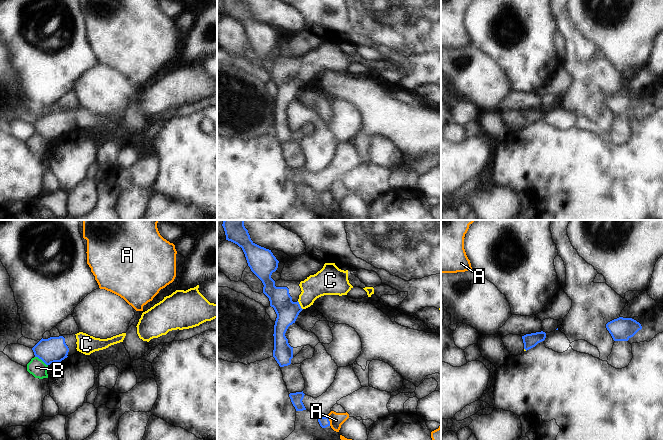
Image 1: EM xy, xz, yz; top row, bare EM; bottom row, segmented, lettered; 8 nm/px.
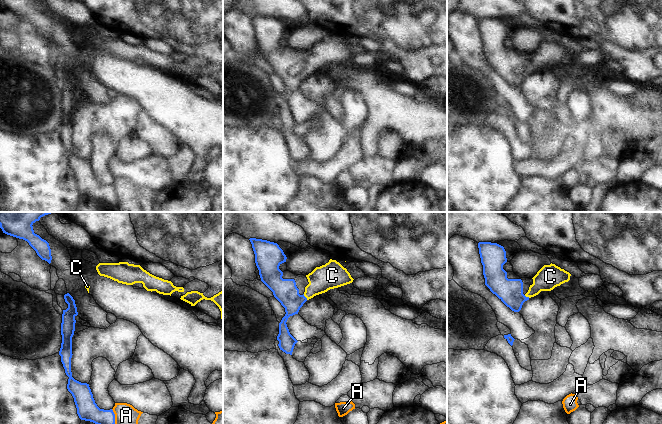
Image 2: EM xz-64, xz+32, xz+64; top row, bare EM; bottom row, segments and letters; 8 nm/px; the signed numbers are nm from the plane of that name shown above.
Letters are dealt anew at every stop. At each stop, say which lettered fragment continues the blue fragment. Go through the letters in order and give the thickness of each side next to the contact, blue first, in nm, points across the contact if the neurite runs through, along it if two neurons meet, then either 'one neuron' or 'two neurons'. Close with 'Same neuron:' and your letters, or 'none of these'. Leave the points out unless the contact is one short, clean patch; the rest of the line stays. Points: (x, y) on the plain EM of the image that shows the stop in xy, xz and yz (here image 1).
A: 90 nm thick on the blue side, 110 nm on the other; border along xz (327, 192), (330, 201); two neurons
B: 200 nm thick on the blue side, 140 nm on the other; border along xy (35, 132), (47, 141); two neurons
C: 180 nm thick on the blue side, 190 nm on the other; runs through xz (287, 87), (299, 81), (320, 60); one neuron
Same neuron: C

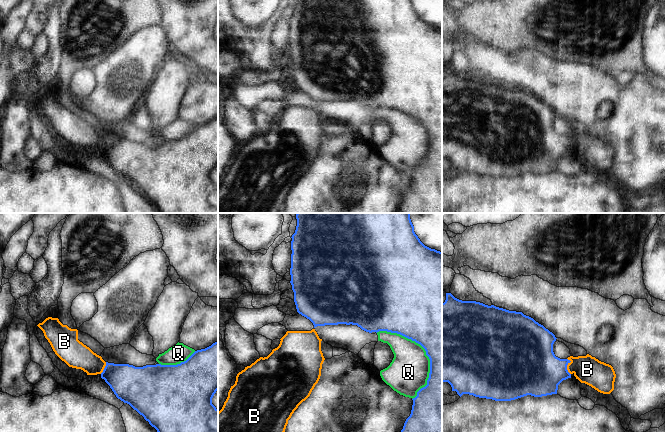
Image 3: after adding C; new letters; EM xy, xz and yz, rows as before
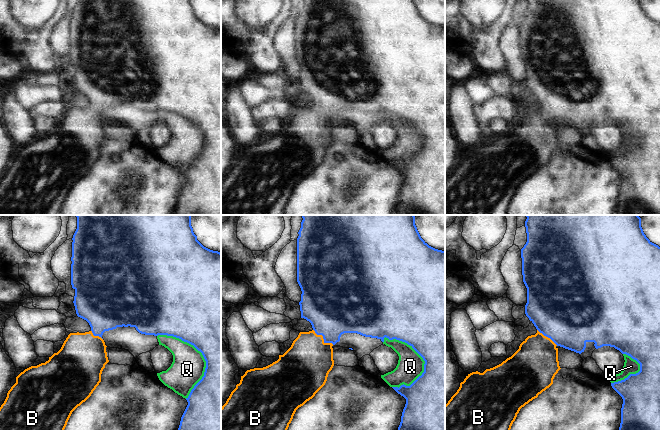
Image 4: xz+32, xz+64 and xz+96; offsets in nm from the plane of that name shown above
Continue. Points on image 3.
B: 400 nm thick on the blue side, 220 nm on the other; runs through yz (536, 147), (557, 146), (566, 142), (582, 142), (587, 145); one neuron
Q: 480 nm thick on the blue side, 320 nm on the other; two neurons
Same neuron: B

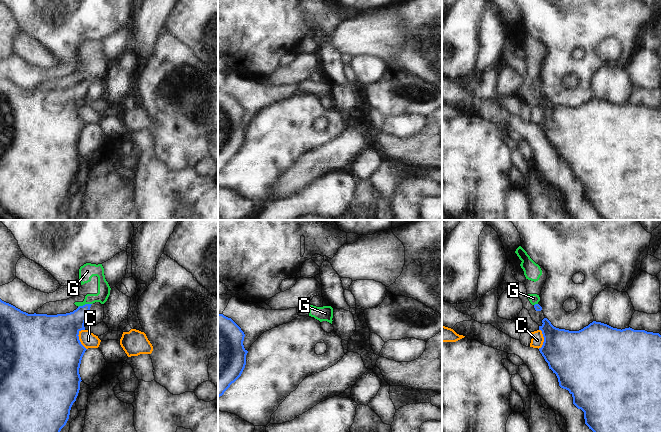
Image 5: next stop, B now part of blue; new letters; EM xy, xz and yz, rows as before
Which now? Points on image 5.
C: 500 nm thick on the blue side, 120 nm on the other; two neurons
G: 220 nm thick on the blue side, 110 nm on the other; border along xy (91, 79), (85, 79), (78, 83); two neurons
Same neuron: none of these

